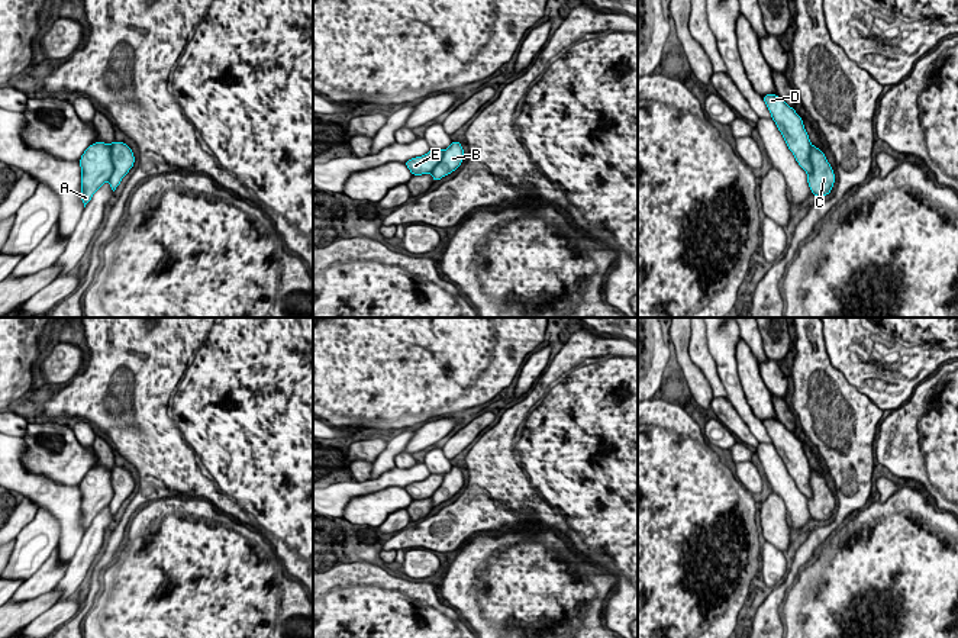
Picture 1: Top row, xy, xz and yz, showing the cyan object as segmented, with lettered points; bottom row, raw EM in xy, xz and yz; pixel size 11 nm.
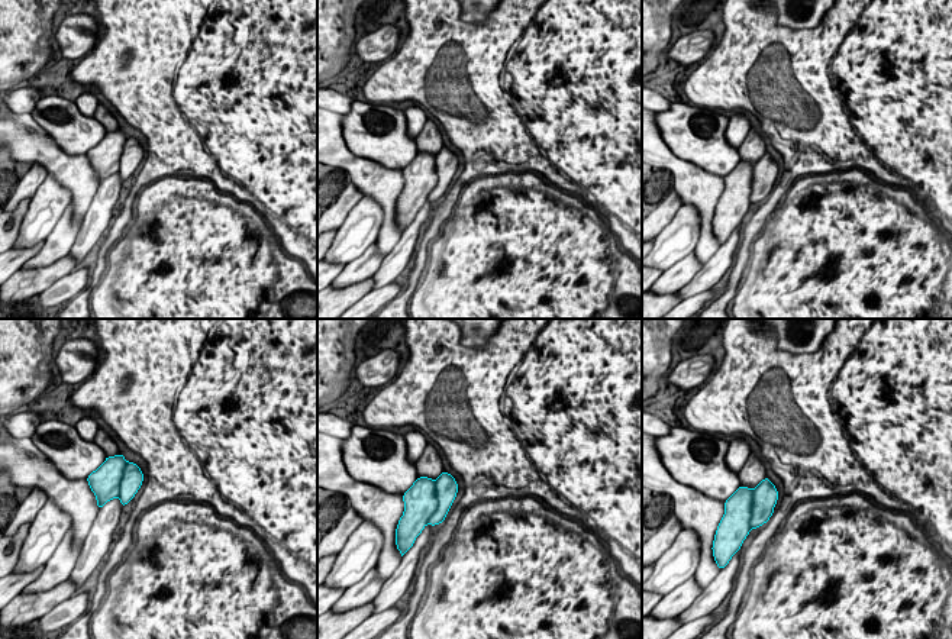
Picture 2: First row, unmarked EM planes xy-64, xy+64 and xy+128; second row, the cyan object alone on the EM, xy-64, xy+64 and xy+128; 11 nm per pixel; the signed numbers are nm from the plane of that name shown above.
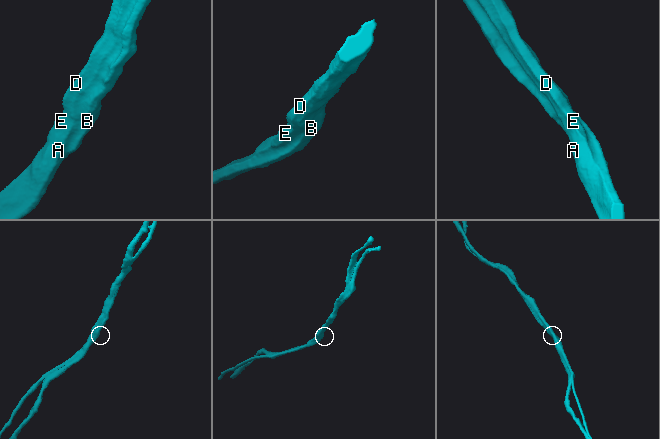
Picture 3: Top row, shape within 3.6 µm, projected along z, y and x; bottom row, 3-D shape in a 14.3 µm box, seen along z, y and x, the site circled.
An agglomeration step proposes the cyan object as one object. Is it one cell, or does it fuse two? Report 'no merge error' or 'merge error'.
merge error

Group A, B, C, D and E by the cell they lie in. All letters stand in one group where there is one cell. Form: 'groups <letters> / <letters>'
groups A D E / B C

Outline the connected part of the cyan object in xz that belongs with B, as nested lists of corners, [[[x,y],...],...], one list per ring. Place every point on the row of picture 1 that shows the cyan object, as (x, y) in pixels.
[[[452,141],[452,144],[443,151],[443,157],[439,161],[439,164],[432,170],[433,181],[438,181],[442,177],[455,171],[462,161],[464,161],[464,148],[458,141]]]

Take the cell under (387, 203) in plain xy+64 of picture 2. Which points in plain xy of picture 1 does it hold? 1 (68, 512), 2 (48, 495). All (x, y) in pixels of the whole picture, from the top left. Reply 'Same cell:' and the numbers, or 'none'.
Same cell: 1, 2

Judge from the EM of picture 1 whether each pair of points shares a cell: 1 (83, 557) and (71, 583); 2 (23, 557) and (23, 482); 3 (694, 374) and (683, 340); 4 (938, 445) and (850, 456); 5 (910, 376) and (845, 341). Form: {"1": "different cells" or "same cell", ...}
{"1": "same cell", "2": "different cells", "3": "same cell", "4": "different cells", "5": "same cell"}

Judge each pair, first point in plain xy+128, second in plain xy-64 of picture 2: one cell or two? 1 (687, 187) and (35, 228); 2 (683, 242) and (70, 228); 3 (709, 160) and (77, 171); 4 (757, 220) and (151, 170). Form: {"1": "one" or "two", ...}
{"1": "two", "2": "two", "3": "two", "4": "one"}

